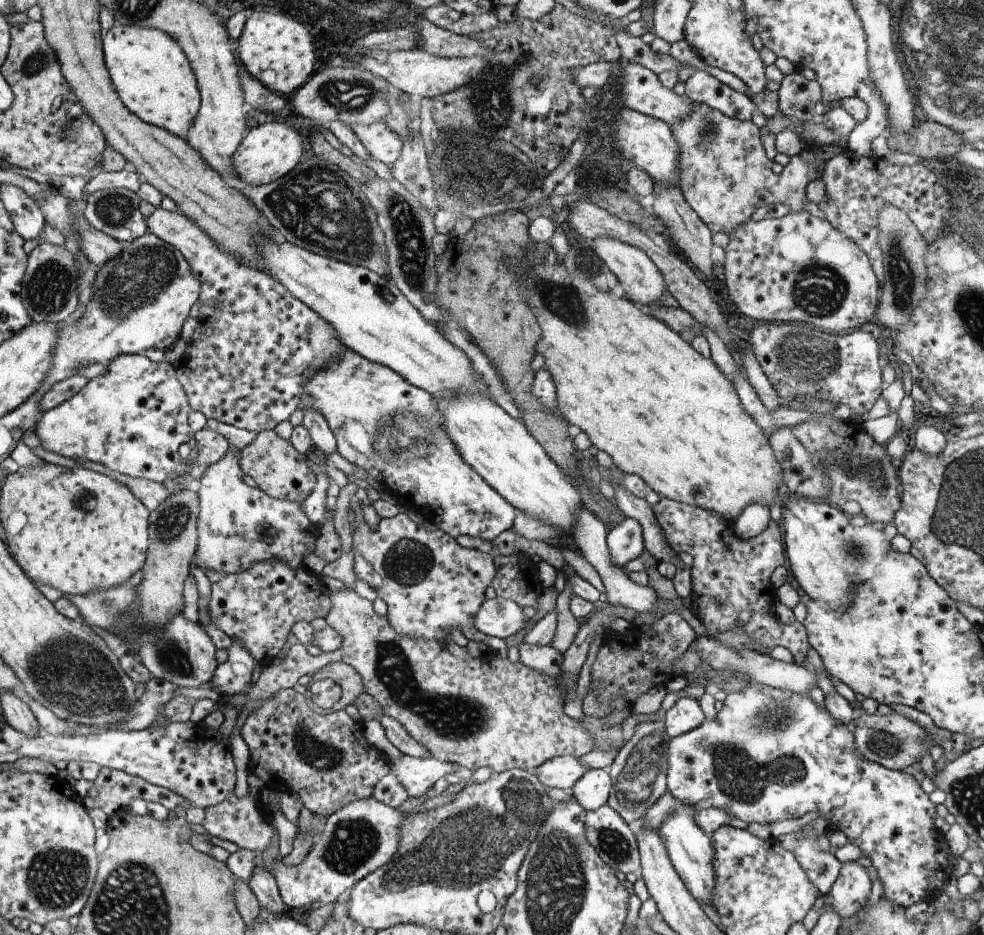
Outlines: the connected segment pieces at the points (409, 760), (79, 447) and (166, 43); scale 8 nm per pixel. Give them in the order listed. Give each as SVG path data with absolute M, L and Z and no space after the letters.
M403 754L398 760L390 760L391 772L402 782L406 792L413 798L430 794L434 784L445 775L454 774L458 764L436 758L416 758Z
M144 354L118 356L108 366L110 368L104 374L90 379L79 394L40 416L34 429L41 441L40 446L63 457L90 460L113 472L158 483L186 476L190 465L178 464L178 446L186 446L186 442L192 444L194 438L194 432L188 426L191 404L188 404L190 398L184 394L185 389L174 372L174 366L167 361L152 362Z
M116 23L104 36L104 60L120 101L140 120L164 128L174 136L180 136L183 131L189 131L192 128L196 116L199 115L202 98L191 62L188 61L187 54L174 37L149 27L124 26Z

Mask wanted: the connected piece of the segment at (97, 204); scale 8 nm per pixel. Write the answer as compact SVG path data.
M126 188L102 189L85 198L83 216L99 232L127 243L149 232L147 219L139 210L137 193Z

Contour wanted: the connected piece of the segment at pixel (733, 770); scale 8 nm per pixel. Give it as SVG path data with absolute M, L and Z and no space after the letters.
M747 682L740 687L738 692L728 692L724 700L724 707L720 712L717 712L714 720L705 720L703 724L700 724L700 727L686 732L684 735L676 736L675 738L670 737L666 740L665 750L666 760L668 760L668 772L666 772L667 791L674 799L683 804L694 804L694 808L698 808L698 811L708 808L722 808L726 814L743 820L748 825L752 822L765 825L792 818L798 819L809 811L816 811L828 819L830 826L832 824L838 826L837 831L844 832L848 837L848 841L856 844L862 850L863 861L873 865L878 871L878 879L884 886L883 898L888 898L896 906L902 906L902 908L906 909L921 901L936 903L943 900L942 886L944 886L946 879L953 876L952 872L958 858L953 857L948 852L945 836L936 829L936 804L930 800L929 794L922 790L921 785L916 782L913 776L866 760L860 752L856 752L857 743L859 743L859 736L852 727L844 726L842 722L834 720L827 710L818 708L816 702L812 702L809 696L800 696L800 694L792 694L788 690L778 690L778 688L760 685L759 683Z

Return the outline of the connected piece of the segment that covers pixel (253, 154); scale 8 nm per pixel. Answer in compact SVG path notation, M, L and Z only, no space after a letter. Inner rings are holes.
M279 118L270 124L262 124L250 130L250 134L246 136L236 152L234 168L236 168L236 174L244 182L252 186L265 186L287 176L299 167L298 162L302 158L302 152L304 152L302 134L298 134L297 130L292 130L292 126L287 126Z

